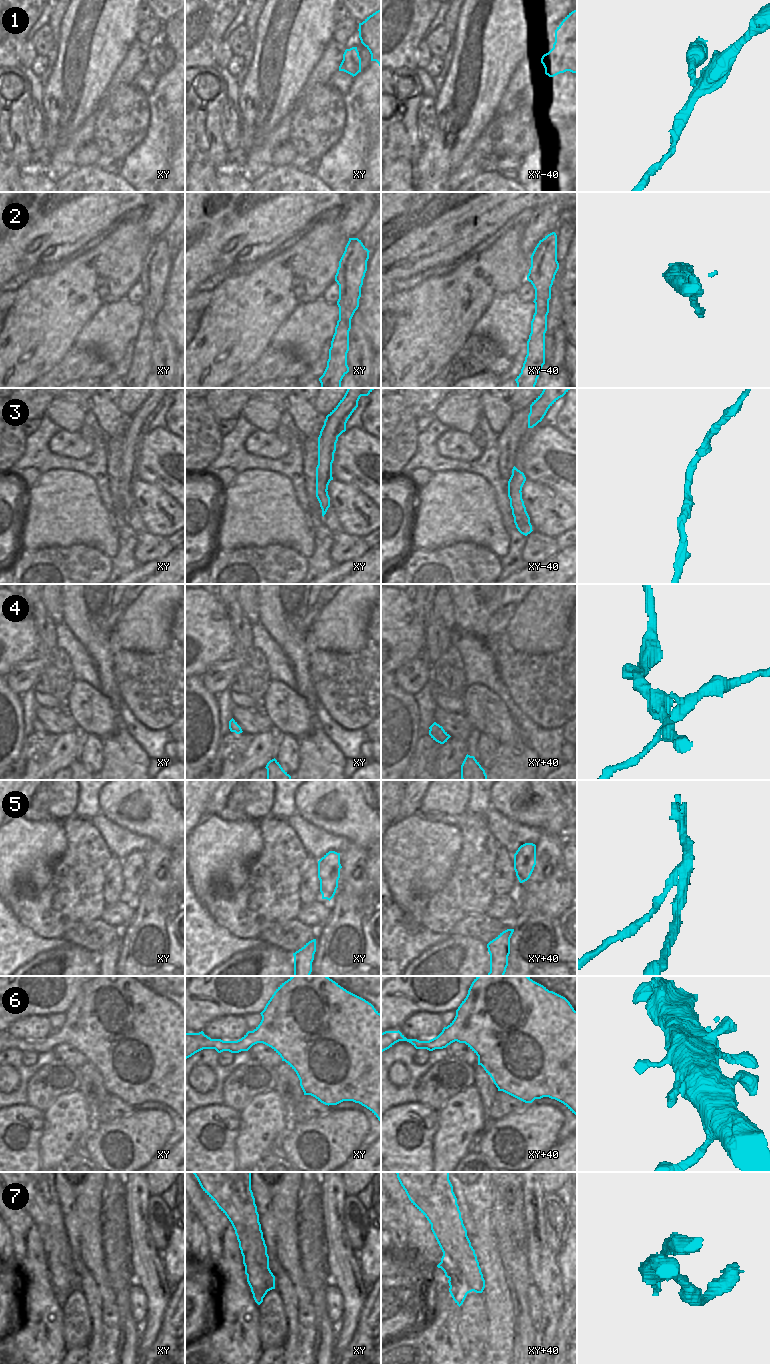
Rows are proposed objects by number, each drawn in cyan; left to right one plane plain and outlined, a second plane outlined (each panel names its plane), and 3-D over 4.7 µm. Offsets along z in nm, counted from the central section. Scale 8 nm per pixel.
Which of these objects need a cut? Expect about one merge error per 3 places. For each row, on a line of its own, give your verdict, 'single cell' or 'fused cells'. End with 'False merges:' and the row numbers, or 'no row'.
1: single cell
2: fused cells
3: single cell
4: fused cells
5: fused cells
6: single cell
7: fused cells
False merges: 2, 4, 5, 7

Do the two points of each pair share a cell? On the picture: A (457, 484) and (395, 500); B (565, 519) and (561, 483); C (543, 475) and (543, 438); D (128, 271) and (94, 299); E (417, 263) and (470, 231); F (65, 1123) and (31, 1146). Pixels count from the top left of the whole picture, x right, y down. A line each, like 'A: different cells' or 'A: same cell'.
A: different cells
B: different cells
C: same cell
D: same cell
E: same cell
F: different cells

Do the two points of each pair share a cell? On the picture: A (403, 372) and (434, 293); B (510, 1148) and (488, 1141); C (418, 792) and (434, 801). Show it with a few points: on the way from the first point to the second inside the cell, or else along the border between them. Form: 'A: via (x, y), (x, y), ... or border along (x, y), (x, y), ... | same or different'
A: via (403, 352), (403, 346), (434, 313) | same
B: via (505, 1143), (493, 1143) | same
C: border along (427, 790), (417, 812) | different

